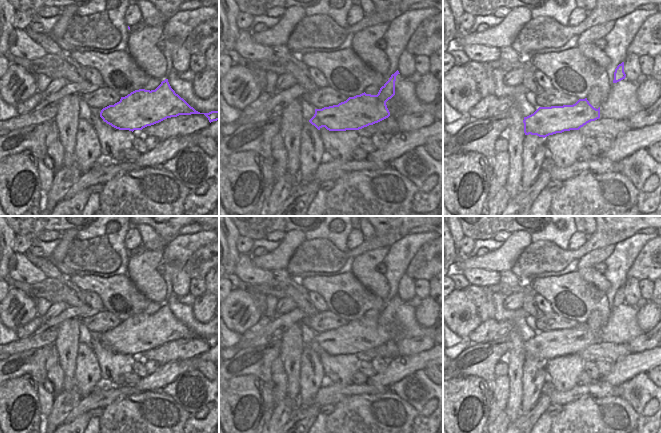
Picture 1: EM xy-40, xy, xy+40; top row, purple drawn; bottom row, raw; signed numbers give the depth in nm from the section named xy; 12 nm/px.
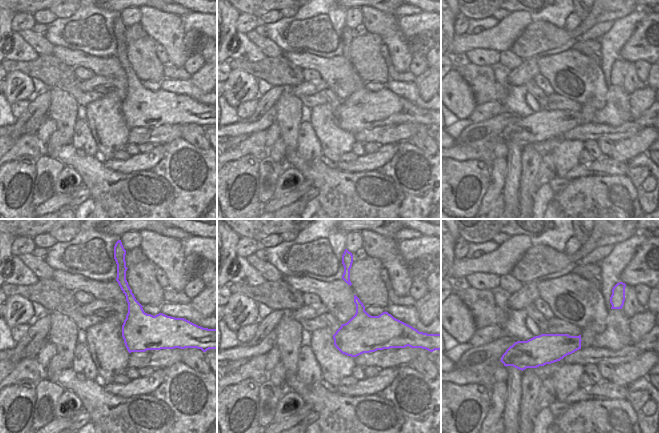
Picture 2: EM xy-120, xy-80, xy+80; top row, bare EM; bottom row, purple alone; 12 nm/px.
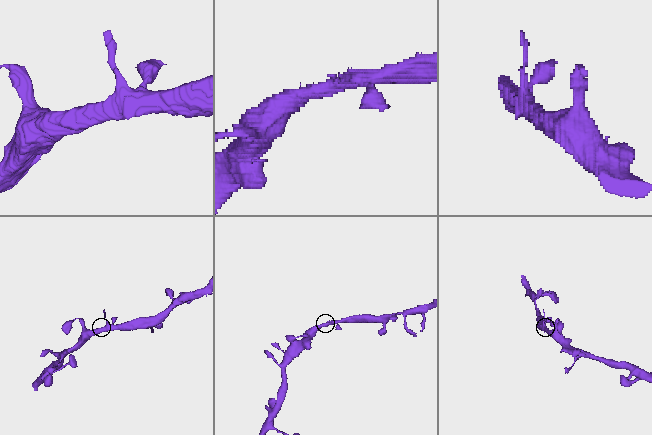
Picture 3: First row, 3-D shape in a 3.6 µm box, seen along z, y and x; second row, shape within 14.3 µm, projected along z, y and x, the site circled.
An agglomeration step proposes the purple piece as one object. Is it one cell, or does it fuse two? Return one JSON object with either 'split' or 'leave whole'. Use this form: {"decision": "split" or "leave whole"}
{"decision": "leave whole"}

